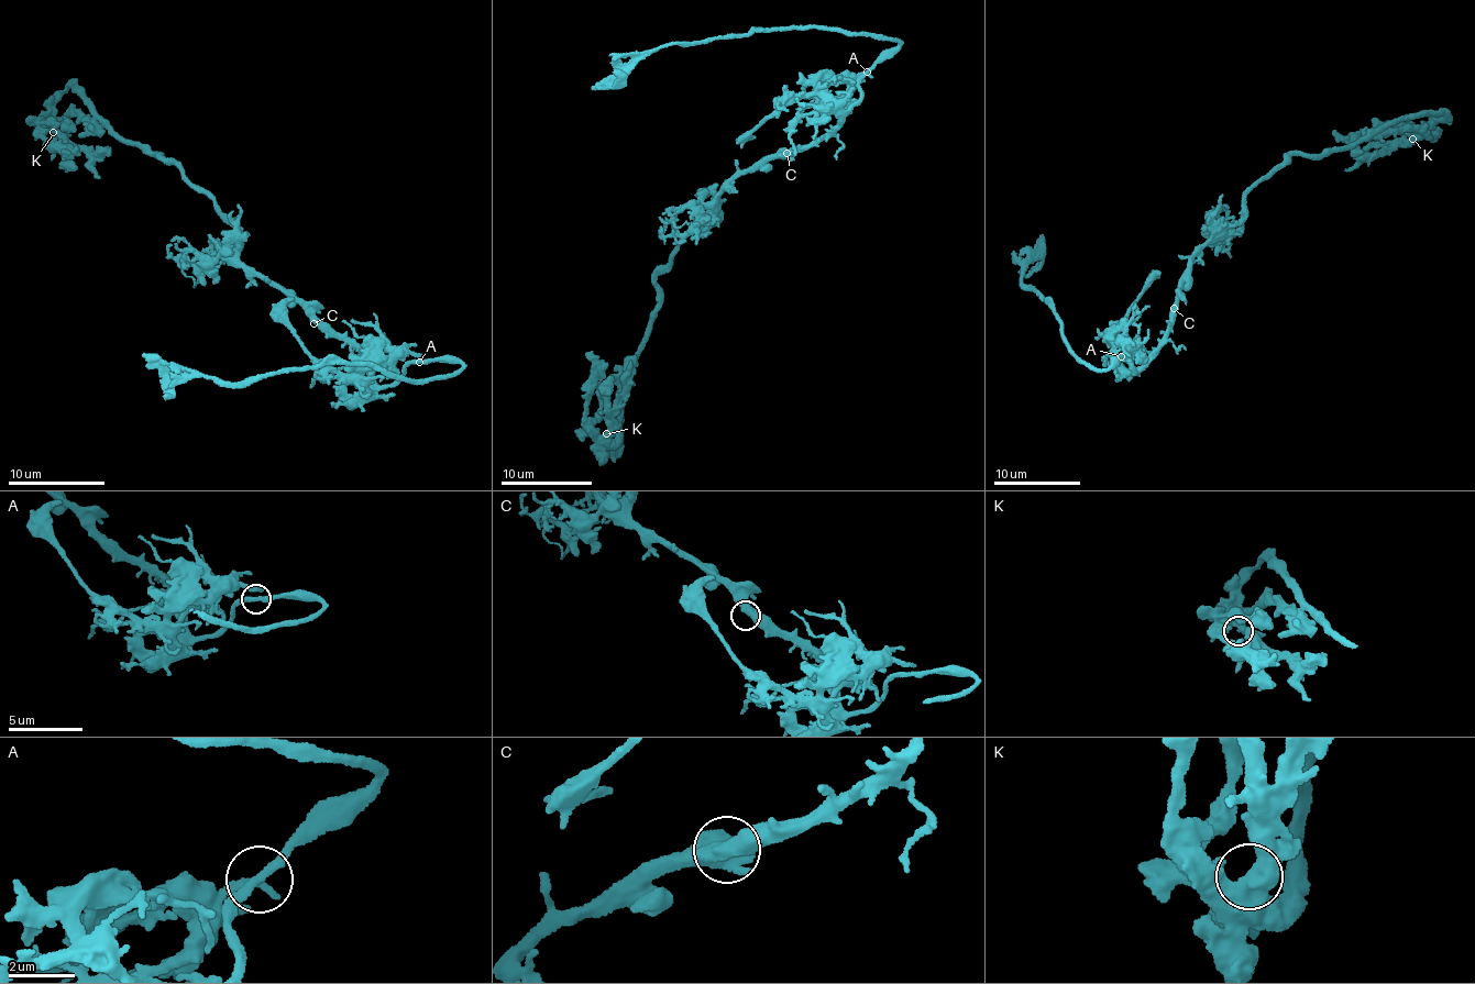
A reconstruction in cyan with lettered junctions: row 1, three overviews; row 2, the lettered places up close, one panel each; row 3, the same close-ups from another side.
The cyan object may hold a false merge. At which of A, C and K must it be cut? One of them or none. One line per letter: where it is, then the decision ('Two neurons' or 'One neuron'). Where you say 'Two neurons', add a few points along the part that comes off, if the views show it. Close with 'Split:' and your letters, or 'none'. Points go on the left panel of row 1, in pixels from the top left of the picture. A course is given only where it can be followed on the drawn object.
A: Place: (419, 362). One neuron
C: Place: (314, 323). One neuron
K: Place: (53, 132). One neuron
Split: none

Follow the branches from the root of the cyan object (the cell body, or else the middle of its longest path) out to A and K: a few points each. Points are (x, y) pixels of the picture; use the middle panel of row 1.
A: (790, 154), (838, 125), (861, 95), (858, 86), (867, 72)
K: (790, 154), (730, 183), (716, 218), (685, 232), (656, 276), (657, 316), (628, 369), (615, 441), (606, 433)

